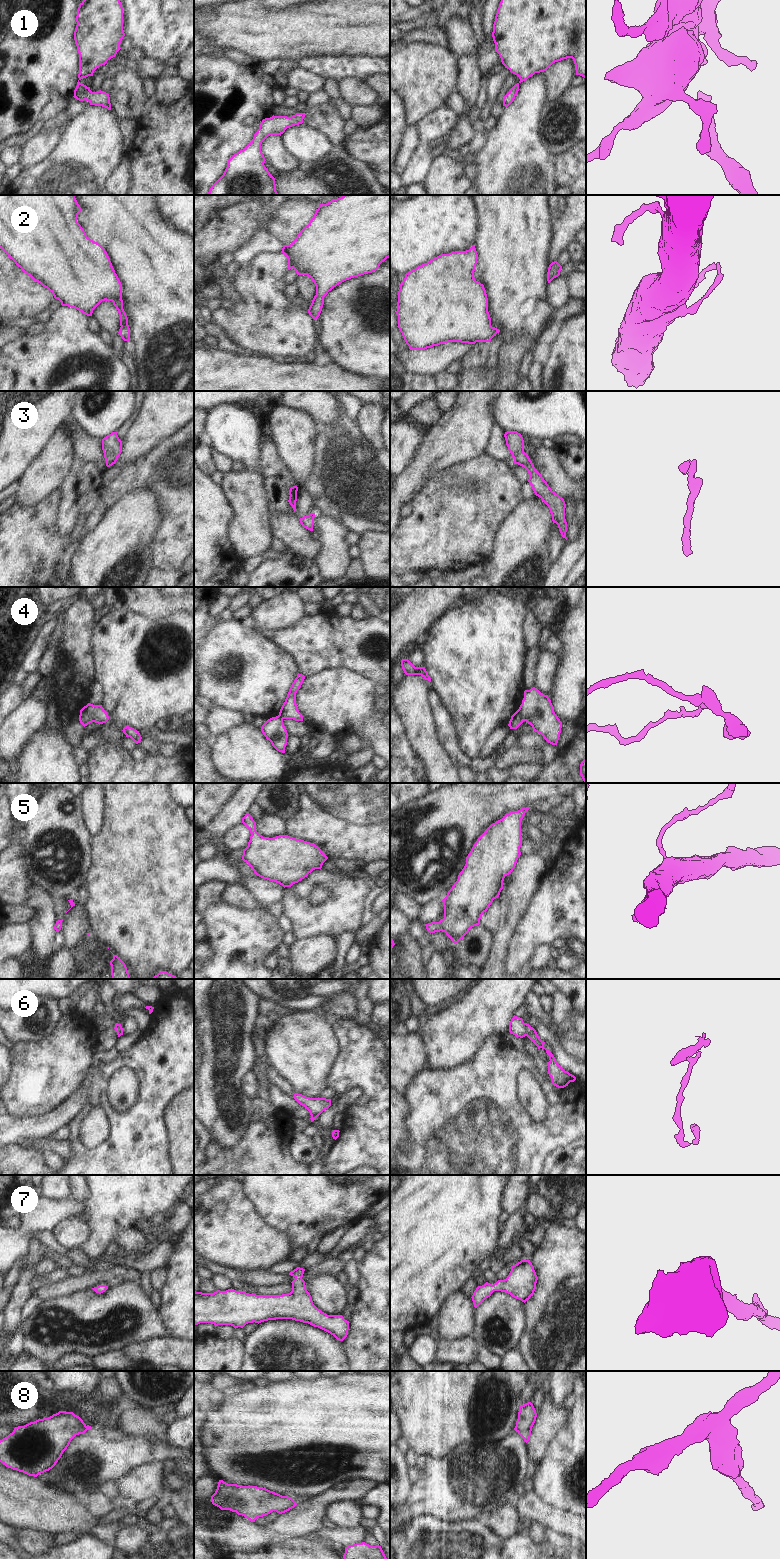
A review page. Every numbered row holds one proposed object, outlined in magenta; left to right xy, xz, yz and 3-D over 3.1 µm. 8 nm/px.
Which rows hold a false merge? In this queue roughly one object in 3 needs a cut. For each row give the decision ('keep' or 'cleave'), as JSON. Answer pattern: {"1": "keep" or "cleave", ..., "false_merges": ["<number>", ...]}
{"1": "keep", "2": "keep", "3": "keep", "4": "cleave", "5": "keep", "6": "keep", "7": "keep", "8": "keep", "false_merges": ["4"]}

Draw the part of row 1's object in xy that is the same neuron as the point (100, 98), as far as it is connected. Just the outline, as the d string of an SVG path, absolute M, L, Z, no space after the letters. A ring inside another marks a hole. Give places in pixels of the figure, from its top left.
M83 0L78 7L74 40L79 53L79 74L74 98L88 101L90 105L102 106L111 110L109 94L104 91L92 92L90 87L80 83L82 78L93 76L94 71L115 57L121 49L120 43L125 36L123 30L123 7L120 0Z

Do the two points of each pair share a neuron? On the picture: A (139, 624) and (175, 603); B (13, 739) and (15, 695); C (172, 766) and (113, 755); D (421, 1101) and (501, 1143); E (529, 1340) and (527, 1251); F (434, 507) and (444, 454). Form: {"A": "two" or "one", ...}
{"A": "two", "B": "two", "C": "one", "D": "one", "E": "two", "F": "two"}

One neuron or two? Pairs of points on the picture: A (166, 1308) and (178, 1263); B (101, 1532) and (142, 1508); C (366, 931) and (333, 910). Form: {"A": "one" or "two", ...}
{"A": "one", "B": "one", "C": "two"}

